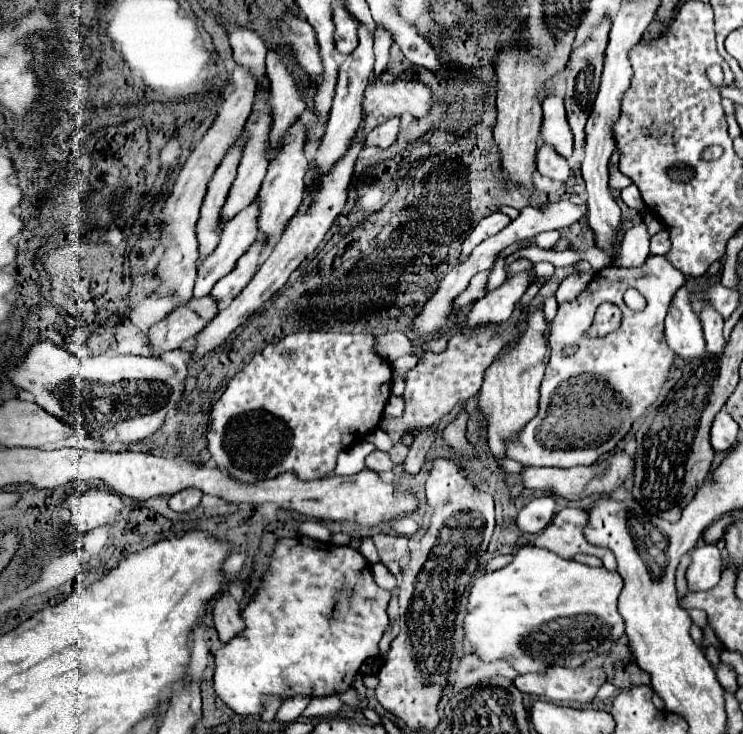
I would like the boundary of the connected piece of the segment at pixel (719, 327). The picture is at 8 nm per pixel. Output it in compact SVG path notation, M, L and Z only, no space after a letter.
M705 304L699 318L701 318L701 324L703 324L703 332L705 332L707 352L721 354L723 346L725 346L725 338L723 338L723 322L725 320L723 320L723 316L715 308Z

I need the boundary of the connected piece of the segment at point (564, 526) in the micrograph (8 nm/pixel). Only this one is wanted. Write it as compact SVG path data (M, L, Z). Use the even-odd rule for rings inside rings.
M563 508L555 516L555 520L543 532L537 534L535 546L551 550L557 556L567 558L567 560L571 560L579 552L593 554L603 560L605 568L609 568L609 570L617 568L617 562L615 562L615 556L611 550L593 546L585 540L583 530L585 530L587 522L589 522L589 514L583 508Z

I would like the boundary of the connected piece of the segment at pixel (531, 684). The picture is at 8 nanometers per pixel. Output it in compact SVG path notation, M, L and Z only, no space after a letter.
M581 664L577 668L547 666L545 672L533 672L515 678L515 686L521 692L577 704L589 704L605 682L607 674L603 666L589 664Z

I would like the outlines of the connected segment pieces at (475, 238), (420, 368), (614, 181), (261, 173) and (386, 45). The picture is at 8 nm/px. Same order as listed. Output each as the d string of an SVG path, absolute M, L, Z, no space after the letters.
M493 212L489 216L485 216L475 228L473 232L467 236L467 240L463 242L463 256L469 256L469 252L473 252L473 248L477 244L481 244L483 240L487 240L489 236L501 232L507 224L511 222L509 216L505 216L503 212Z
M497 326L483 328L481 332L473 332L473 336L451 336L449 346L441 354L425 354L419 364L405 376L405 414L401 418L385 416L381 420L381 428L391 436L393 450L389 452L395 464L401 464L409 452L407 446L401 444L401 438L409 434L407 430L417 428L429 428L437 420L441 420L445 414L453 410L457 402L467 402L481 390L483 374L489 368L489 364L497 358L503 346L507 346L511 340L518 338L519 331L501 332Z
M615 150L611 160L609 160L609 186L617 188L617 190L623 190L629 184L631 184L631 180L619 170L619 150Z
M263 74L261 82L259 82L259 88L257 88L257 94L255 94L255 102L253 102L253 110L247 118L247 124L245 124L245 132L247 132L247 138L243 142L243 152L241 152L241 162L239 162L239 170L237 170L237 178L231 186L231 192L229 192L229 200L225 202L225 212L221 212L221 222L229 220L229 216L237 214L241 208L249 206L253 202L253 198L257 196L259 188L261 188L261 182L265 178L265 172L267 172L267 166L269 166L269 130L273 126L273 116L271 116L271 106L269 106L269 96L271 96L271 82L269 82L269 76Z
M377 24L377 30L375 30L375 80L379 80L379 76L387 68L391 44L393 44L391 32L385 26Z

